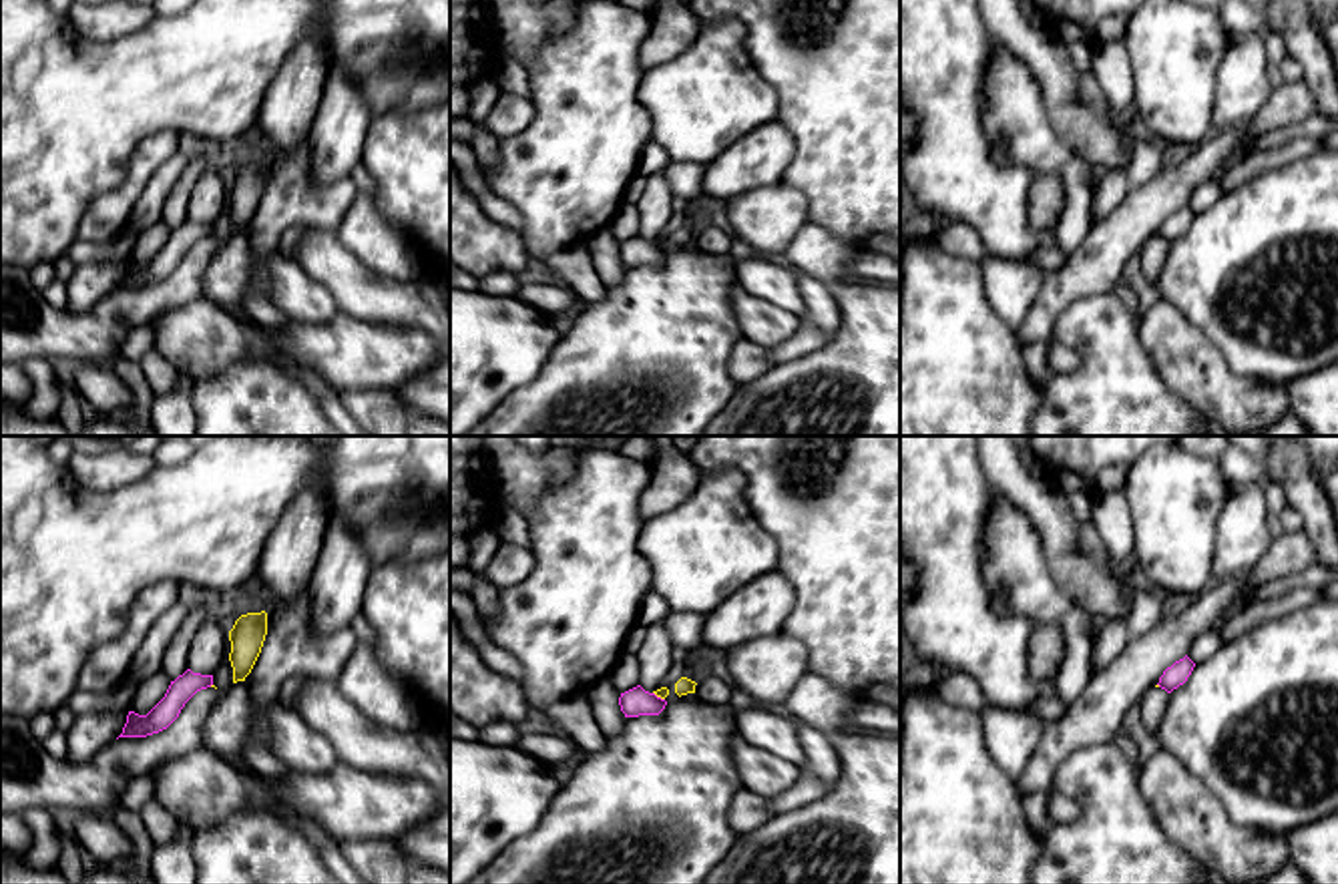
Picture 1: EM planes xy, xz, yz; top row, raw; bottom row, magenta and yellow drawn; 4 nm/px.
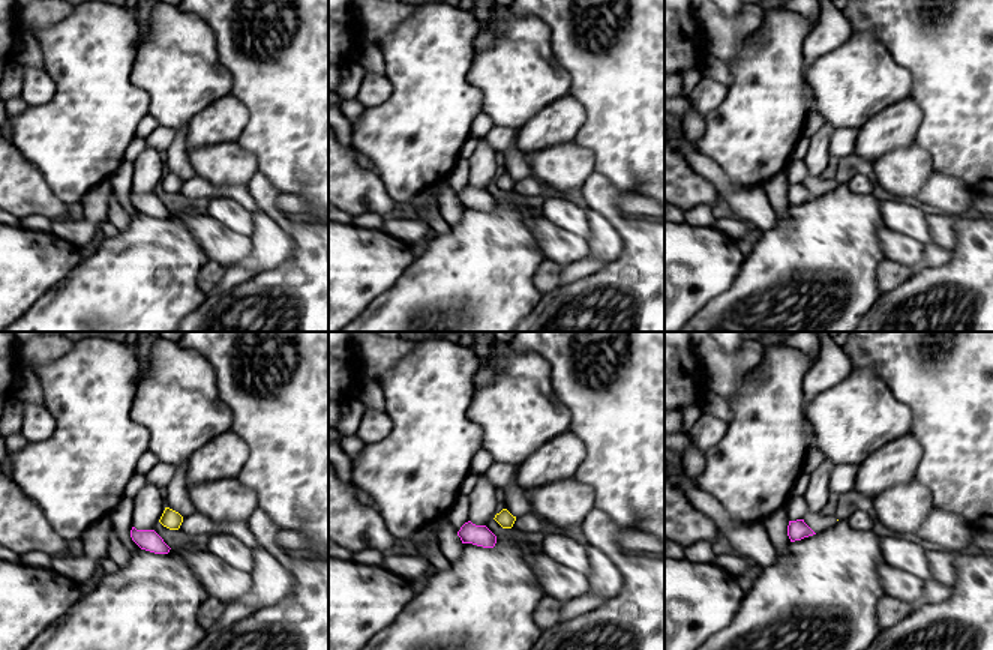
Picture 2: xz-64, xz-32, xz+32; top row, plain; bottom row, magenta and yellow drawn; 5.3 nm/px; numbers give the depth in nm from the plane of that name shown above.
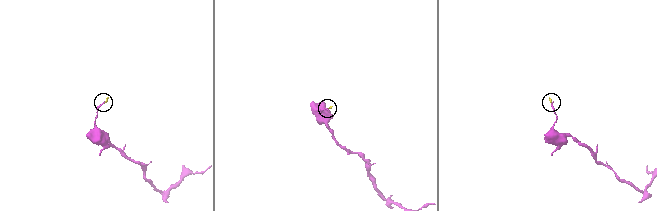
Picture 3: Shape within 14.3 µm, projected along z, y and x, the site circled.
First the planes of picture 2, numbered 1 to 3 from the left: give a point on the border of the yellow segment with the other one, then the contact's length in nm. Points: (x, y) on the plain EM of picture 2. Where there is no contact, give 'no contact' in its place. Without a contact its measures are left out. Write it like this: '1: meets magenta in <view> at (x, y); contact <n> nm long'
1: no contact
2: no contact
3: no contact

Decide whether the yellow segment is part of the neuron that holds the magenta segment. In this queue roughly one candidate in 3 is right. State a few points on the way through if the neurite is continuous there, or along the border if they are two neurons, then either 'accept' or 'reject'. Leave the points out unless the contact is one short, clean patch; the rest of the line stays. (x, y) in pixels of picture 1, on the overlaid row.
border xz (653, 692), (663, 700); reject

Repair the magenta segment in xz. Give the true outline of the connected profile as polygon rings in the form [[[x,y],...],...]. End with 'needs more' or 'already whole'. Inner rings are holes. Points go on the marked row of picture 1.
[[[637,685],[621,693],[619,705],[625,717],[639,717],[639,715],[659,715],[665,709],[667,701]]] | already whole

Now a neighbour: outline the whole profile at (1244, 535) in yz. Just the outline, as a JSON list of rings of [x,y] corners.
[[[1232,484],[1217,518],[1211,583],[1246,577],[1274,540],[1266,484]]]

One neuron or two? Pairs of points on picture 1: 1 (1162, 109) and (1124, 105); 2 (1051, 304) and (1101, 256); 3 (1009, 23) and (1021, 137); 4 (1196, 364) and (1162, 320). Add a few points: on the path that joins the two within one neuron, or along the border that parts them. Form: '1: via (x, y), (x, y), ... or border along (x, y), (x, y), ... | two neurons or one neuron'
1: border along (1130, 59), (1134, 111) | two neurons
2: via (1063, 292), (1089, 268) | one neuron
3: border along (995, 37), (1027, 67), (1041, 93) | two neurons
4: via (1186, 354), (1164, 330) | one neuron

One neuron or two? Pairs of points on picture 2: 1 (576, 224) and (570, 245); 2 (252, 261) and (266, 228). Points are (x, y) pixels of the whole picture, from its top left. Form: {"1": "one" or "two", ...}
{"1": "two", "2": "one"}

